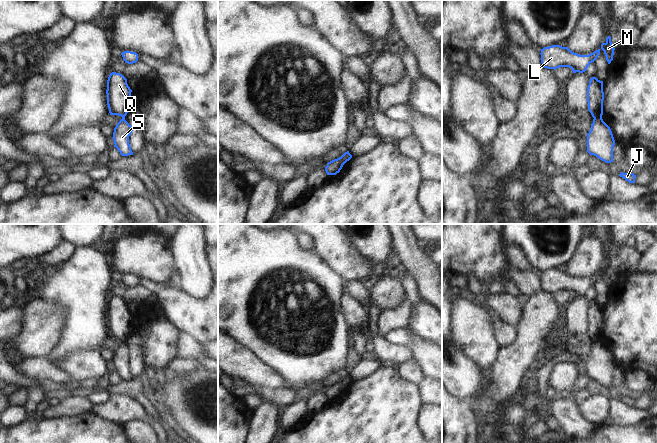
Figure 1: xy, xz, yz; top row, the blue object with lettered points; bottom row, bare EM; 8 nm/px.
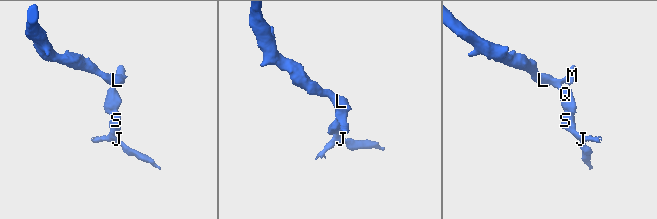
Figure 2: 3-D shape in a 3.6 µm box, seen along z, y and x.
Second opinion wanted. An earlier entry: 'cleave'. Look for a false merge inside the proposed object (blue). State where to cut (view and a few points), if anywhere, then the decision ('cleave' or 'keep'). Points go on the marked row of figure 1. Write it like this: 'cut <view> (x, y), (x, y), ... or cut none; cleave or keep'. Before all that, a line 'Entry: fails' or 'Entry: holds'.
Entry: holds
cut xz (340, 157), (342, 166); cleave

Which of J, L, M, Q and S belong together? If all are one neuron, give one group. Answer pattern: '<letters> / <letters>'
J S / L M Q

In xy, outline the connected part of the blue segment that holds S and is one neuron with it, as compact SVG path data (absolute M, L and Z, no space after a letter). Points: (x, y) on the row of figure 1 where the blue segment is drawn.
M122 118L114 128L112 137L115 144L114 147L118 149L122 156L133 155L129 144L129 136L132 131L132 126L125 120L125 118Z

